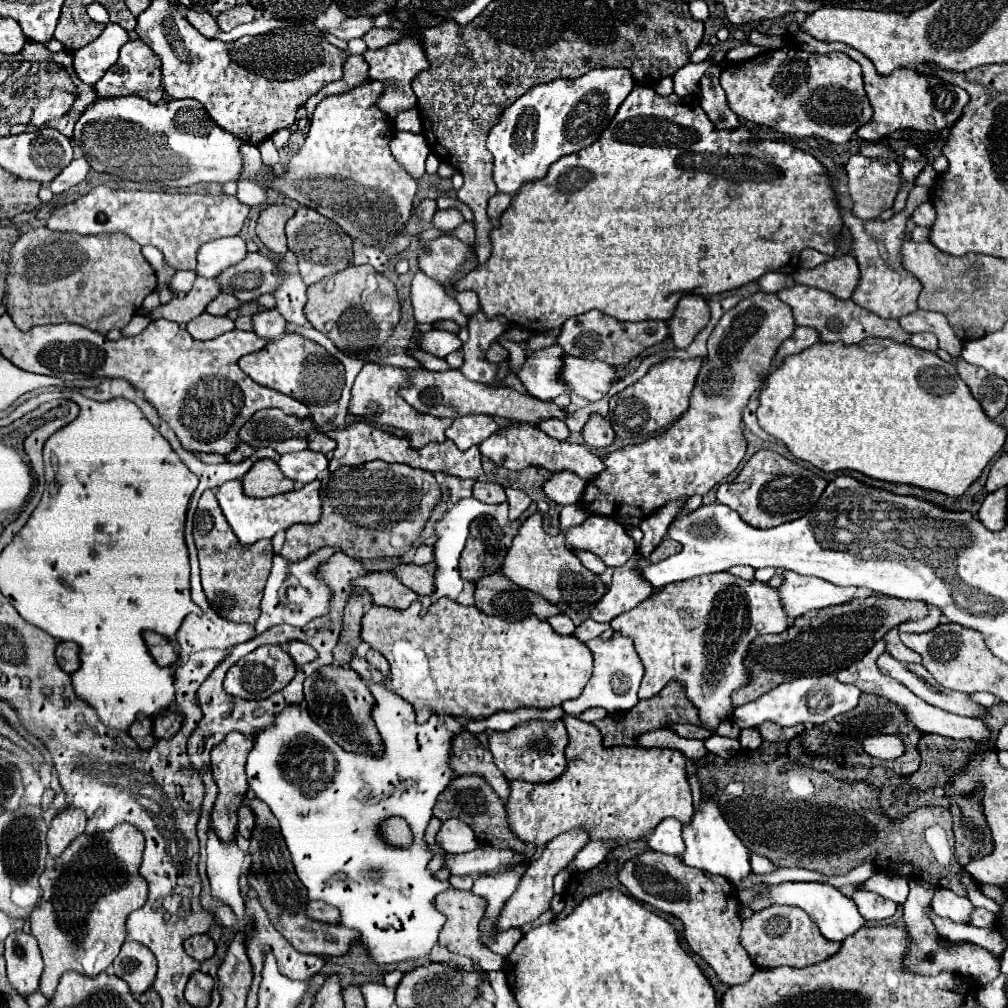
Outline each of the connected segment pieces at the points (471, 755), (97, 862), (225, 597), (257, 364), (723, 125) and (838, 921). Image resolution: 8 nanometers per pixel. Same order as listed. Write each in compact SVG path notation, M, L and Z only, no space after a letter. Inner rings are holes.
M462 731L454 737L450 765L456 775L482 775L502 799L508 799L508 779L494 765L492 753L472 733Z
M122 823L106 833L78 835L60 857L50 861L40 875L40 887L44 891L36 911L30 917L32 935L38 939L44 973L40 979L42 993L50 999L56 991L58 979L64 971L80 971L76 955L92 947L98 937L104 939L102 965L104 971L118 955L126 941L126 919L134 909L140 909L148 897L148 885L138 873L144 853L144 835L138 827Z
M206 489L200 497L196 515L194 515L194 539L196 539L196 547L198 547L198 559L200 559L200 571L202 571L202 587L206 593L206 599L210 603L210 607L224 619L234 621L234 623L256 623L256 619L260 617L260 599L262 599L262 591L272 567L272 541L258 541L250 547L240 545L240 541L236 539L236 535L232 533L228 521L224 519L224 513L220 509L220 505L216 503L216 495L212 489Z
M286 333L280 339L268 341L268 345L262 351L244 355L238 361L238 365L256 383L290 395L308 407L338 401L344 387L344 365L338 359L334 359L324 347L296 333Z
M712 65L700 79L700 107L716 129L736 129L738 117L728 109L724 89L720 87L720 65Z
M785 882L780 885L772 885L772 887L766 887L762 889L754 899L752 903L748 903L748 907L752 911L762 911L770 905L794 905L794 907L800 907L804 909L810 919L818 925L820 933L830 939L830 941L838 941L842 943L848 935L854 935L860 927L864 927L864 917L858 913L856 905L852 903L852 899L844 897L838 889L834 889L832 885L821 882Z

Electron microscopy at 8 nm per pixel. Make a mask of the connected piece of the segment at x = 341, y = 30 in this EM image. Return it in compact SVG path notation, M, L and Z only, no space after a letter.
M348 17L342 21L342 25L338 29L334 29L332 33L344 41L350 41L354 37L364 37L370 29L374 27L374 19L372 17Z

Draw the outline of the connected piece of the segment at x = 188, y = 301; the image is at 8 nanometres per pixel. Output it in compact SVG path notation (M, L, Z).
M196 277L192 291L184 299L172 299L166 305L160 305L160 309L140 309L144 315L152 315L152 319L168 319L176 323L188 323L204 313L206 305L220 295L220 285L216 279L204 279Z

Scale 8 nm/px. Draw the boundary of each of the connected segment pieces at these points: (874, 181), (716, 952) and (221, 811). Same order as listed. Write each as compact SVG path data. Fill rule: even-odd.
M852 155L850 161L846 163L846 173L848 173L850 197L854 201L852 213L864 221L876 219L882 211L890 209L894 203L894 197L898 195L902 187L900 165L892 159L868 159L864 155Z
M646 851L626 861L626 865L618 871L618 881L636 901L678 917L684 923L684 939L690 949L700 955L724 983L740 985L752 977L756 965L750 961L738 939L742 927L738 917L738 895L724 877L686 867L674 855Z
M232 731L222 743L218 743L212 749L212 771L214 771L214 781L220 789L214 811L212 811L212 829L216 831L216 835L224 841L230 841L234 837L234 829L236 829L236 815L238 815L238 807L242 805L244 795L248 793L248 779L246 779L246 755L248 751L254 747L254 735L246 737L238 731Z

